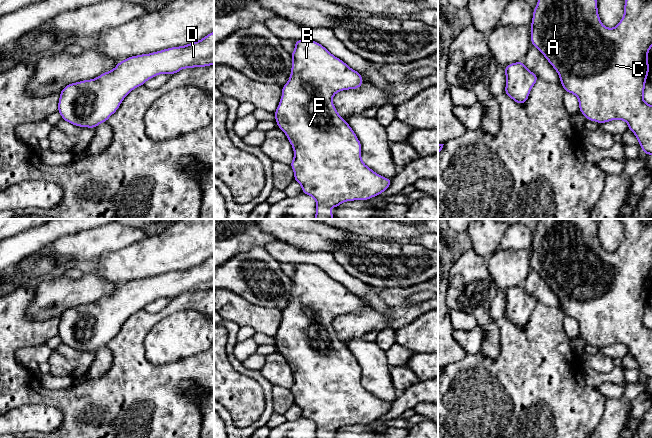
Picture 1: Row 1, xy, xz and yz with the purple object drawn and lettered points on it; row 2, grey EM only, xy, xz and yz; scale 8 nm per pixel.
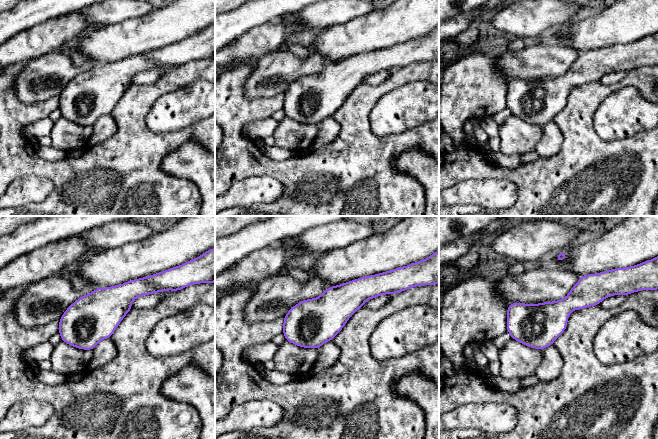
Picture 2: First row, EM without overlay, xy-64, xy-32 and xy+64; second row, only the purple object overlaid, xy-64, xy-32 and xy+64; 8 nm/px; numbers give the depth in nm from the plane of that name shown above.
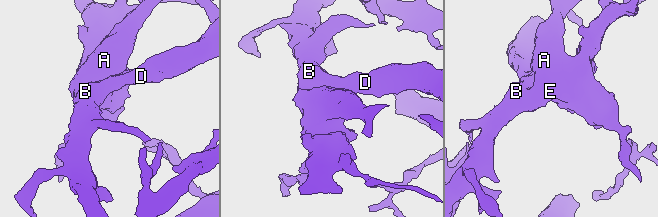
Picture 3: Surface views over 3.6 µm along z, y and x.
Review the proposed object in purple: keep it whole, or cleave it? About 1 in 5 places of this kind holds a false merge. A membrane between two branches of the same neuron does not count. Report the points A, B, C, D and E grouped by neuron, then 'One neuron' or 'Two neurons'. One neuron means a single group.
Groups: A B C D E. One neuron

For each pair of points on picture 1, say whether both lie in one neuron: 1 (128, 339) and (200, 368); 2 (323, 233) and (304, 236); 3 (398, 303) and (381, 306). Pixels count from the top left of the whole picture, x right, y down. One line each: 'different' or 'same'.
1: same
2: same
3: different

